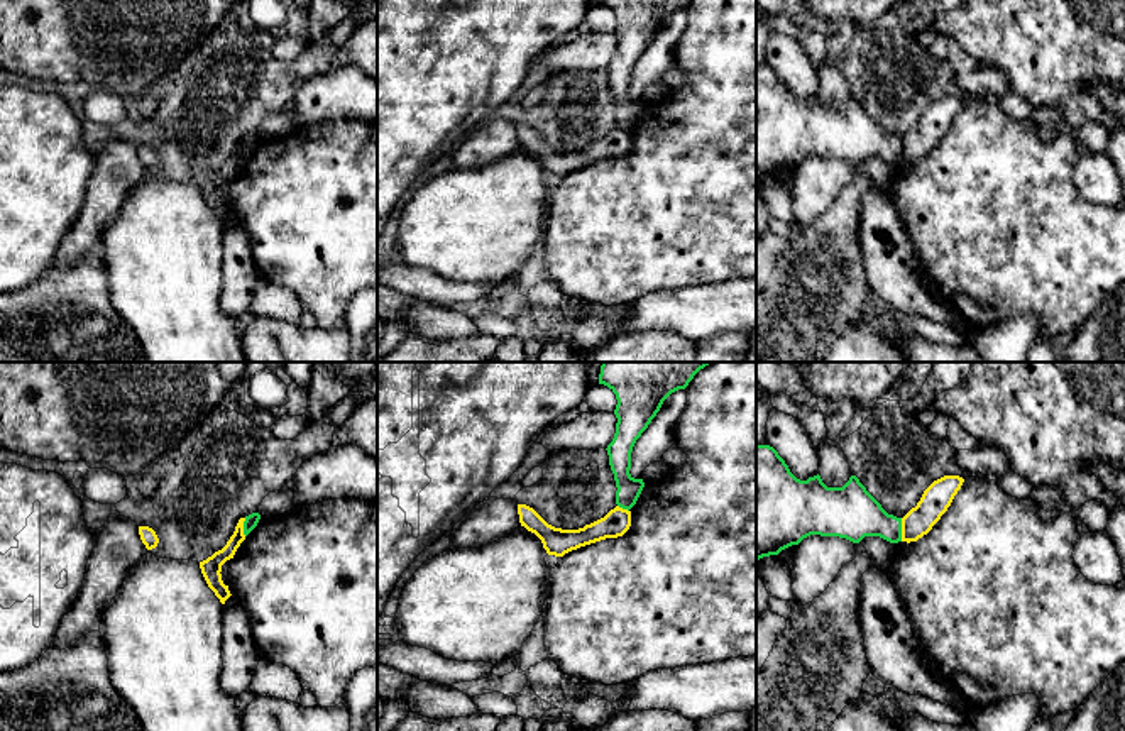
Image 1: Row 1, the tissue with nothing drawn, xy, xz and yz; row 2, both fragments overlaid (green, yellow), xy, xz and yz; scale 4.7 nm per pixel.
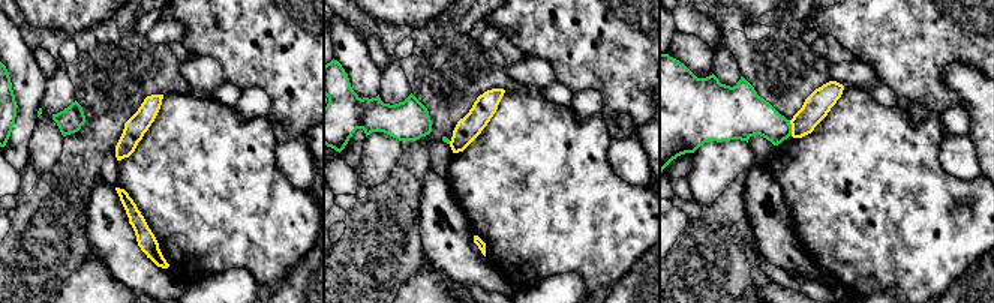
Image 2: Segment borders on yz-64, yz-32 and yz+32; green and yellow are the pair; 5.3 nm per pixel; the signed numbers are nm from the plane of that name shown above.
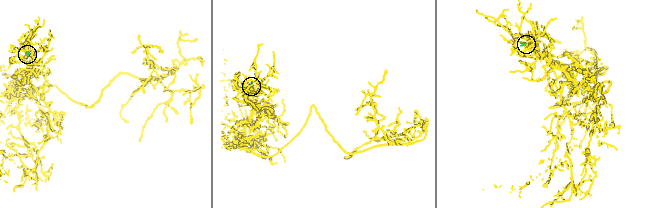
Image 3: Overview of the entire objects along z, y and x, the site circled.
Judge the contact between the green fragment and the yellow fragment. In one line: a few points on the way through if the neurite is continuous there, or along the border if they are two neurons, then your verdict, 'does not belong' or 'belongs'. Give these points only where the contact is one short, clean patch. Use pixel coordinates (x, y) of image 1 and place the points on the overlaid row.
border yz (900, 518), (902, 540); does not belong

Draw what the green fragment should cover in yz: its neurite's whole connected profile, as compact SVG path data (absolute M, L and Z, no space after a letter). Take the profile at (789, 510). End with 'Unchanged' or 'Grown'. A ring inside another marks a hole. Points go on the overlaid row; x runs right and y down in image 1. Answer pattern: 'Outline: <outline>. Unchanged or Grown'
Outline: M756 445L756 560L778 555L810 535L839 536L859 543L864 536L902 541L902 518L888 514L856 475L842 487L827 487L820 475L797 479L778 452Z. Unchanged

